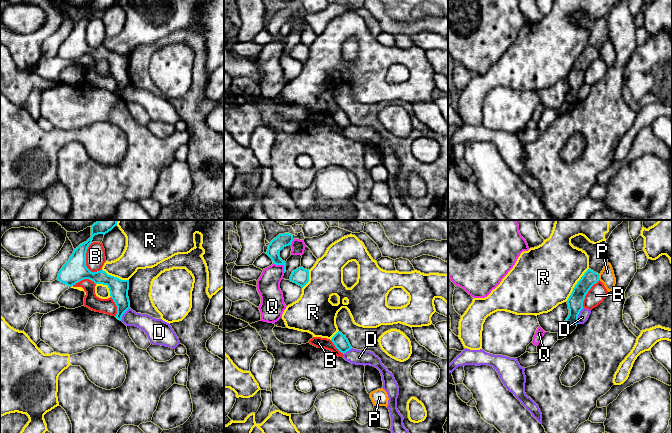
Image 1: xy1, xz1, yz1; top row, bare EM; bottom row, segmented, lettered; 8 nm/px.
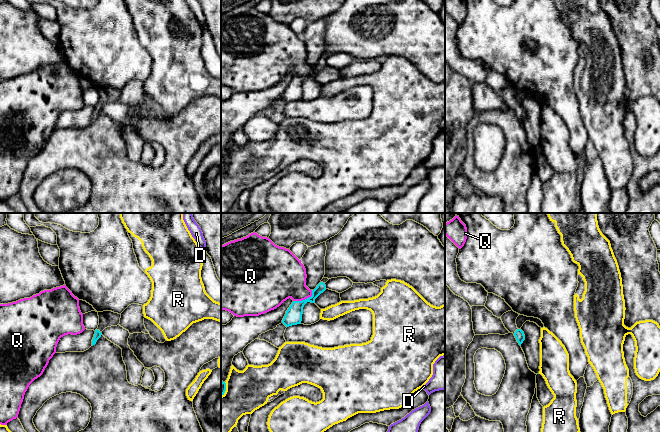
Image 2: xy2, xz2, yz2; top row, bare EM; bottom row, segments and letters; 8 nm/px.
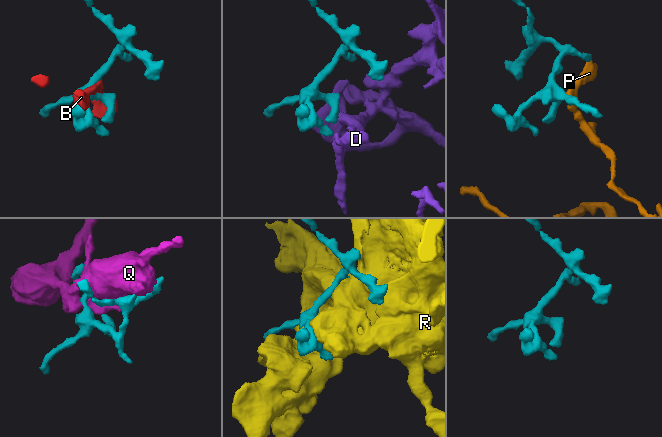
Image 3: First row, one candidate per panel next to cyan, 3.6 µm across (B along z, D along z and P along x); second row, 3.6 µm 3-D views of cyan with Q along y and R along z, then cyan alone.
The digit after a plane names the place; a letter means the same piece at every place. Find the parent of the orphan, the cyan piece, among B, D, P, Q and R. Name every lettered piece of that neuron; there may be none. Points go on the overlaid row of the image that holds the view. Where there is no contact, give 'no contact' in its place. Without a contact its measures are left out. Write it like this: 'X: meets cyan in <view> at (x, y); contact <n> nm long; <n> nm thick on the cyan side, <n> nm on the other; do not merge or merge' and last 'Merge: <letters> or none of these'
B: meets cyan in xy1 at (85, 258); contact 260 nm long; 190 nm thick on the cyan side, 160 nm on the other; do not merge
D: meets cyan in yz1 at (578, 314); contact 140 nm long; 130 nm thick on the cyan side, 90 nm on the other; do not merge
P: meets cyan in yz1 at (598, 277); contact 50 nm long; 120 nm thick on the cyan side, 120 nm on the other; do not merge
Q: meets cyan in xz2 at (305, 299); contact 180 nm long; 140 nm thick on the cyan side, 360 nm on the other; do not merge
R: meets cyan in yz1 at (576, 284); contact 320 nm long; 130 nm thick on the cyan side, 480 nm on the other; do not merge
Merge: none of these

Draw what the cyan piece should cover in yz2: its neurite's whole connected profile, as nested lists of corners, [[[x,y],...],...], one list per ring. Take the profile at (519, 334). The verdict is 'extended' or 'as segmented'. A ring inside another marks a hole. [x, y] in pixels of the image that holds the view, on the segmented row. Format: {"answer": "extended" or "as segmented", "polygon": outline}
{"answer": "extended", "polygon": [[[511,310],[511,311],[508,311],[508,312],[504,313],[501,316],[501,320],[502,320],[505,328],[510,333],[513,333],[514,334],[517,342],[521,346],[521,344],[525,340],[525,335],[524,335],[524,332],[521,329],[518,329],[517,328],[516,319],[517,319],[518,316],[519,316],[518,313],[516,313],[513,310]]]}

